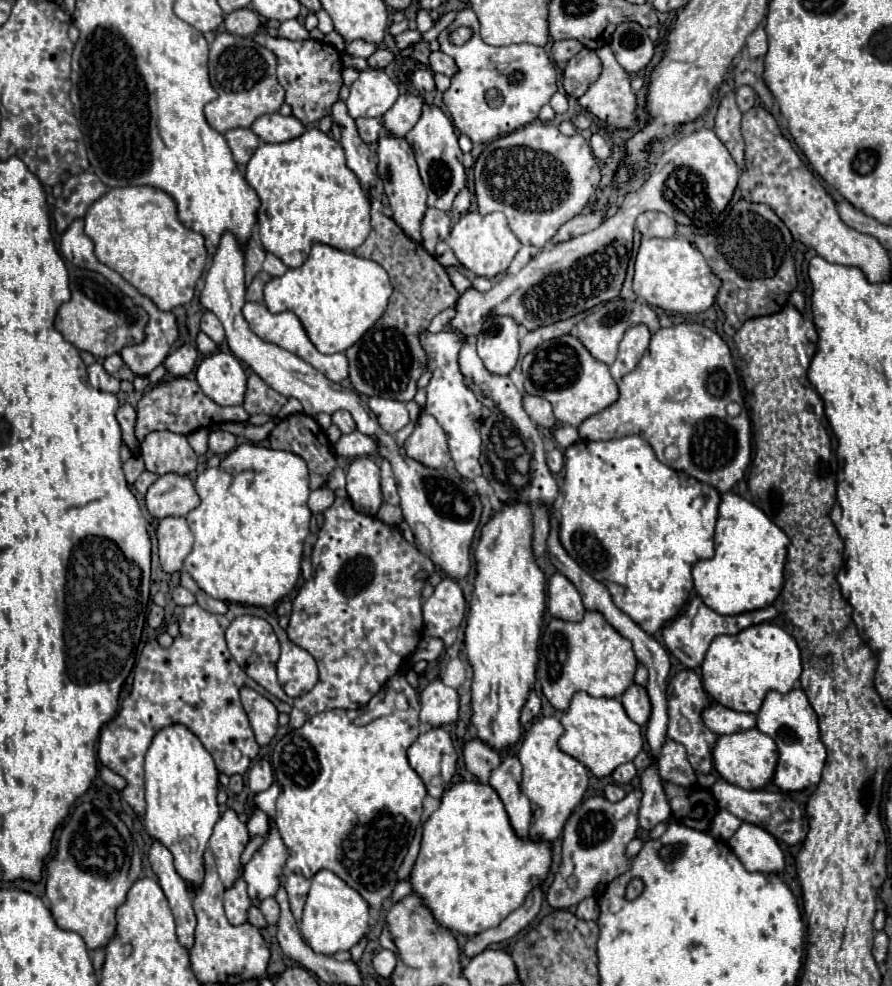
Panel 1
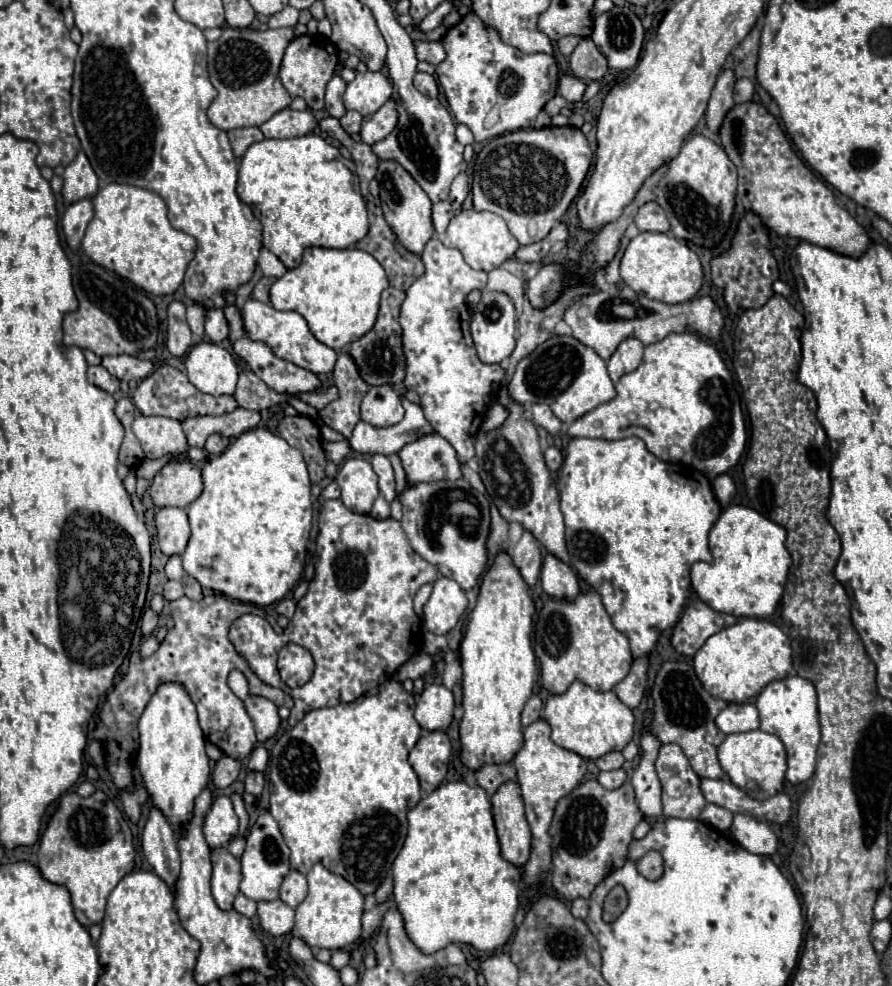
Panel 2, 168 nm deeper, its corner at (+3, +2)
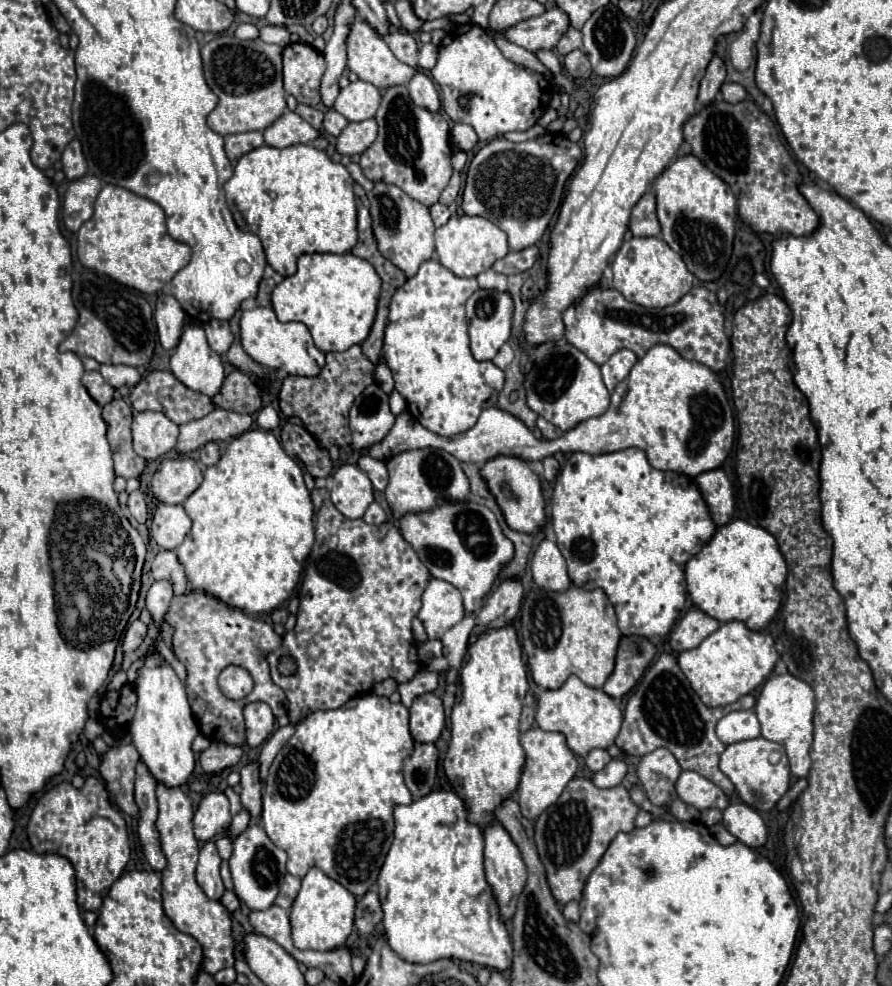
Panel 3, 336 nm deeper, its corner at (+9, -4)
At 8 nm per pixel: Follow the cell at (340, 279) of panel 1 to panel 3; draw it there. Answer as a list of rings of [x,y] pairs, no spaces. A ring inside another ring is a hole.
[[[351,252],[303,254],[297,272],[275,286],[271,302],[279,322],[303,322],[309,328],[315,346],[327,354],[343,352],[369,336],[377,312],[379,290],[381,278],[375,268]]]

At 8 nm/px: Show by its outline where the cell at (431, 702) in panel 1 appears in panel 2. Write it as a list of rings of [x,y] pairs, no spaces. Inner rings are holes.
[[[427,684],[417,700],[415,720],[425,730],[445,730],[453,720],[453,692],[443,684]]]

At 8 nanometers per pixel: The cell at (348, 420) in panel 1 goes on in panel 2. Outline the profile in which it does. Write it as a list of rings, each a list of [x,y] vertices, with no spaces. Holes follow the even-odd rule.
[[[347,352],[339,354],[339,360],[333,370],[333,380],[335,380],[335,386],[339,388],[339,398],[329,402],[319,412],[319,416],[329,428],[349,438],[355,424],[359,422],[359,406],[369,386],[361,380],[357,366]]]

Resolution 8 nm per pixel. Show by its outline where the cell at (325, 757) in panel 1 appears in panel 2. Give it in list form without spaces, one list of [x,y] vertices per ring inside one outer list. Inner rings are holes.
[[[387,680],[385,684],[381,684],[379,692],[375,692],[373,696],[365,696],[365,698],[361,698],[357,702],[351,702],[351,704],[339,704],[339,706],[333,706],[333,708],[313,710],[313,712],[305,714],[305,718],[297,726],[285,730],[279,736],[279,740],[271,748],[271,764],[269,764],[269,770],[267,770],[267,778],[269,778],[269,786],[271,786],[269,812],[277,820],[279,828],[281,828],[281,834],[285,838],[285,844],[291,850],[291,868],[293,870],[297,870],[301,874],[307,874],[313,864],[321,862],[329,872],[349,880],[361,894],[365,894],[365,896],[375,894],[375,890],[383,882],[389,866],[393,866],[393,860],[397,858],[397,852],[401,850],[401,844],[405,842],[409,808],[413,808],[413,804],[417,804],[421,800],[421,786],[419,786],[417,774],[413,772],[411,764],[407,762],[407,756],[409,756],[411,748],[415,746],[415,742],[419,740],[419,734],[421,734],[421,726],[415,722],[413,712],[415,712],[413,694],[405,692],[399,680]]]

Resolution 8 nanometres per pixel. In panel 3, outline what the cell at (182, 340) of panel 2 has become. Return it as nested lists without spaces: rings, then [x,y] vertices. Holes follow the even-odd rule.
[[[161,294],[155,304],[155,322],[159,340],[165,350],[171,350],[177,346],[185,322],[185,312],[179,306],[179,302],[171,294]]]

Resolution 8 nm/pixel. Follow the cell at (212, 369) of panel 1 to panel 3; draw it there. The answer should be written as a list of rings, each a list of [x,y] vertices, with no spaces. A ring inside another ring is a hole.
[[[193,318],[183,326],[179,344],[175,346],[169,364],[171,364],[171,372],[175,374],[175,378],[179,382],[183,382],[187,388],[201,392],[201,394],[207,394],[207,396],[215,396],[223,384],[223,378],[225,378],[225,370],[223,370],[223,362],[221,362],[219,354],[215,354],[209,348],[203,326]]]

